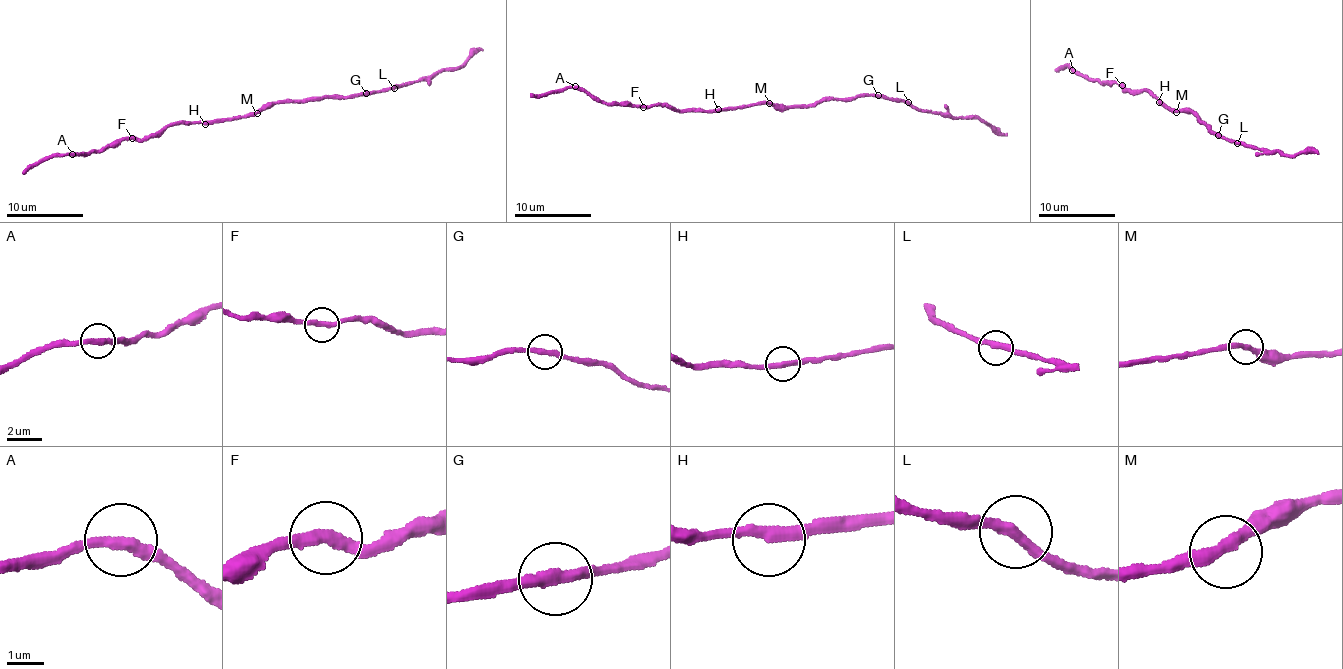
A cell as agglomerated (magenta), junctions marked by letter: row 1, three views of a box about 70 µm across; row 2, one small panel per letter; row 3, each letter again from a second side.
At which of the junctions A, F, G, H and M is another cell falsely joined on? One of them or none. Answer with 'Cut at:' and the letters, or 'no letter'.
Cut at: no letter

